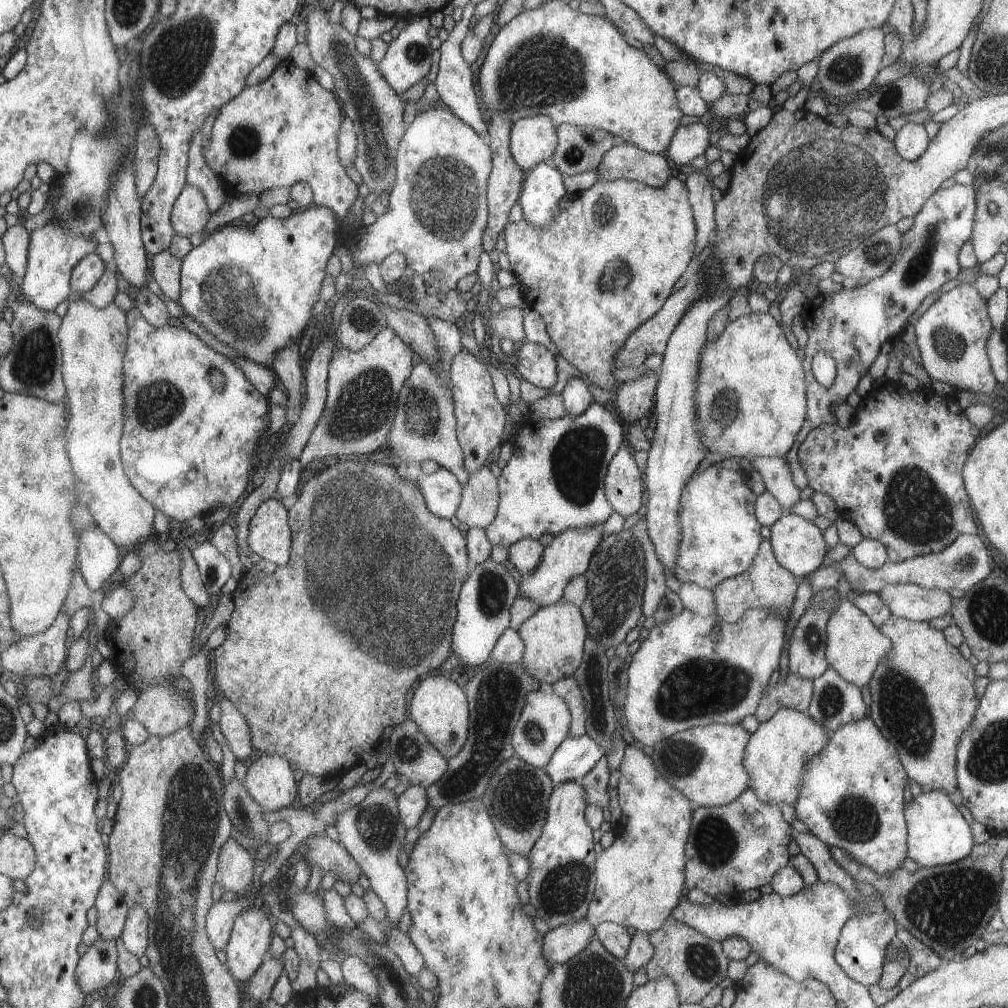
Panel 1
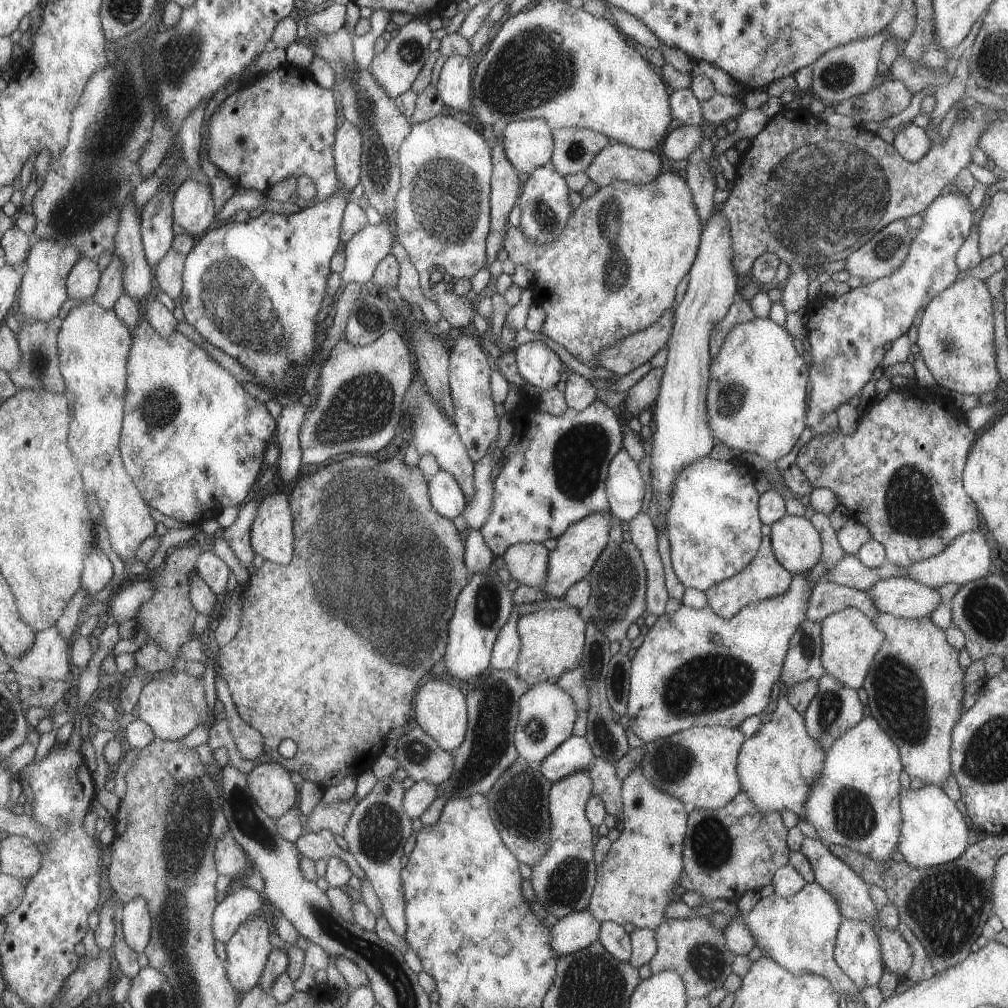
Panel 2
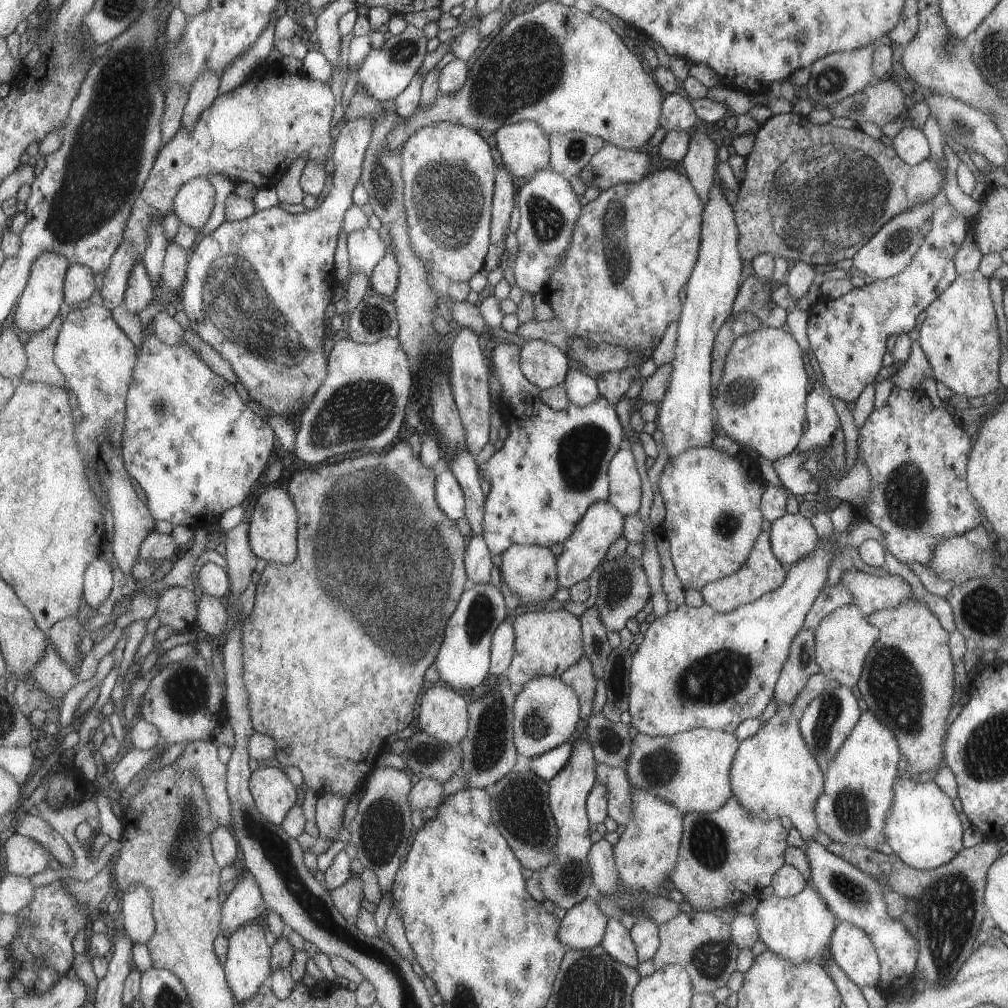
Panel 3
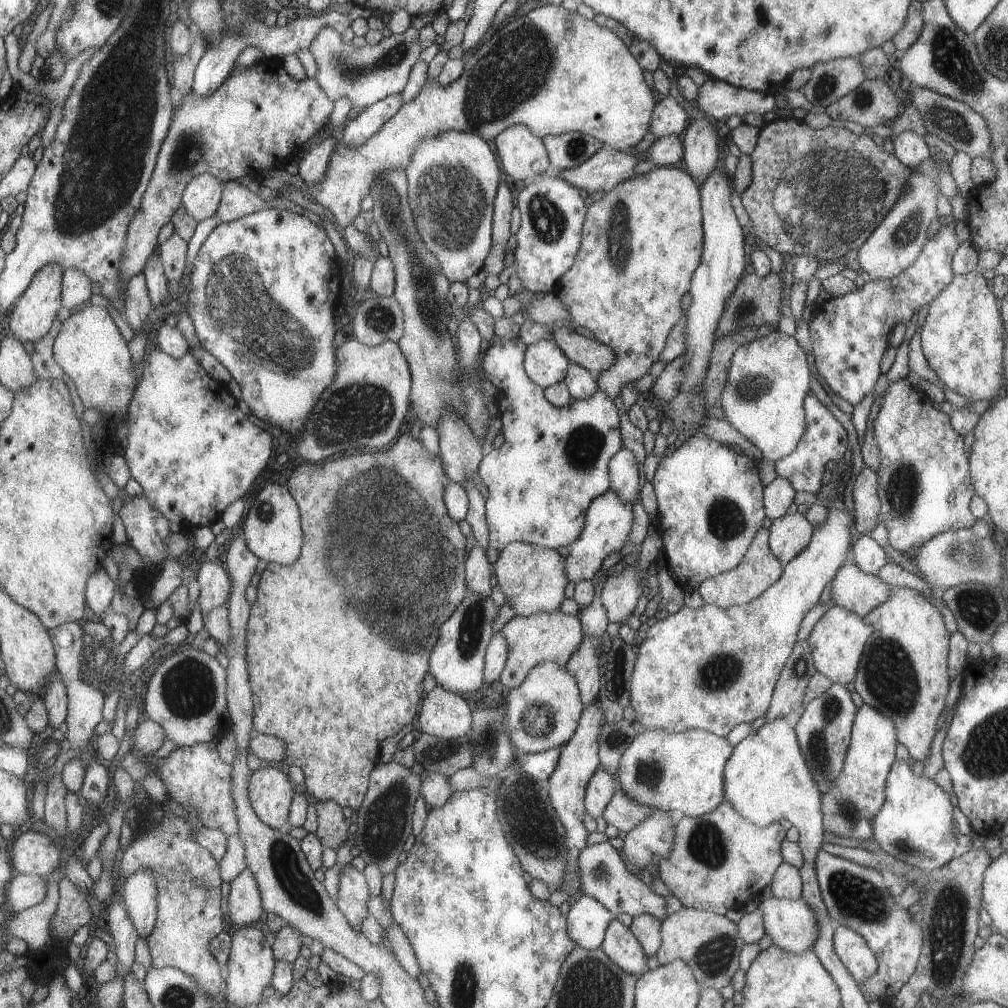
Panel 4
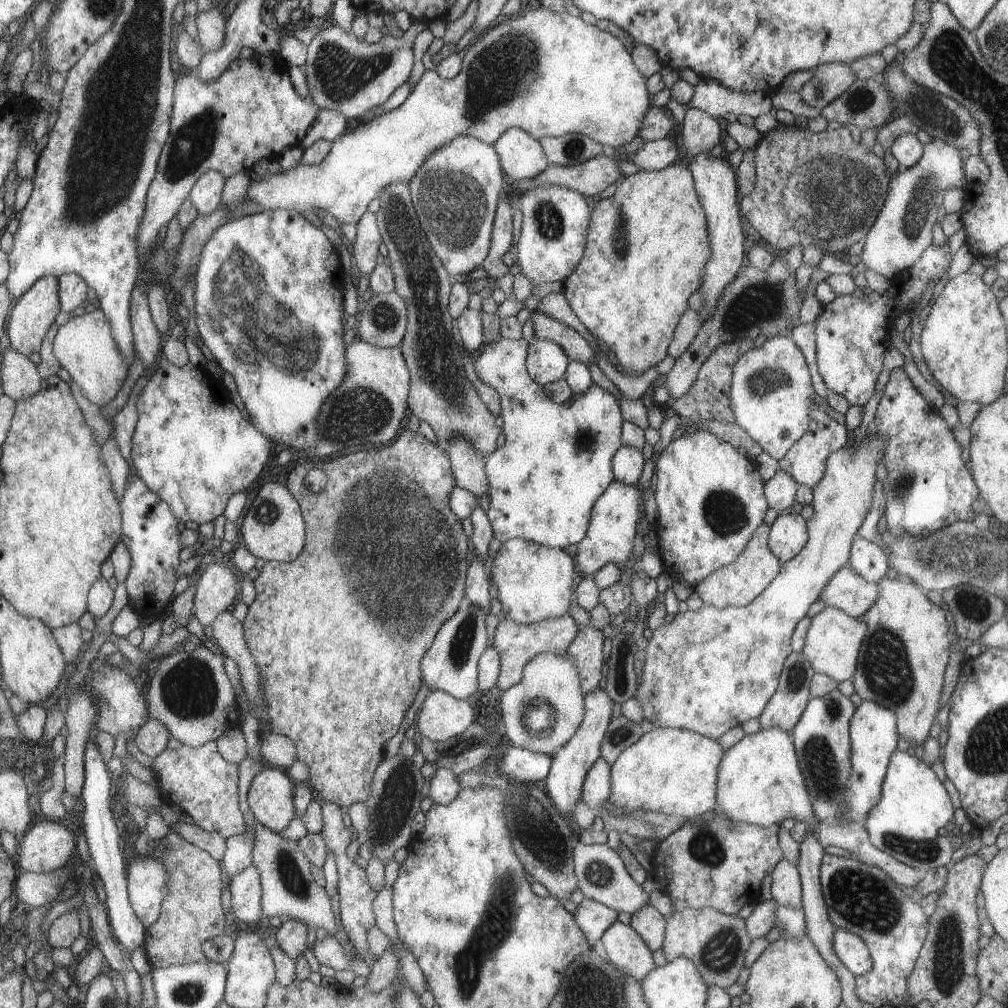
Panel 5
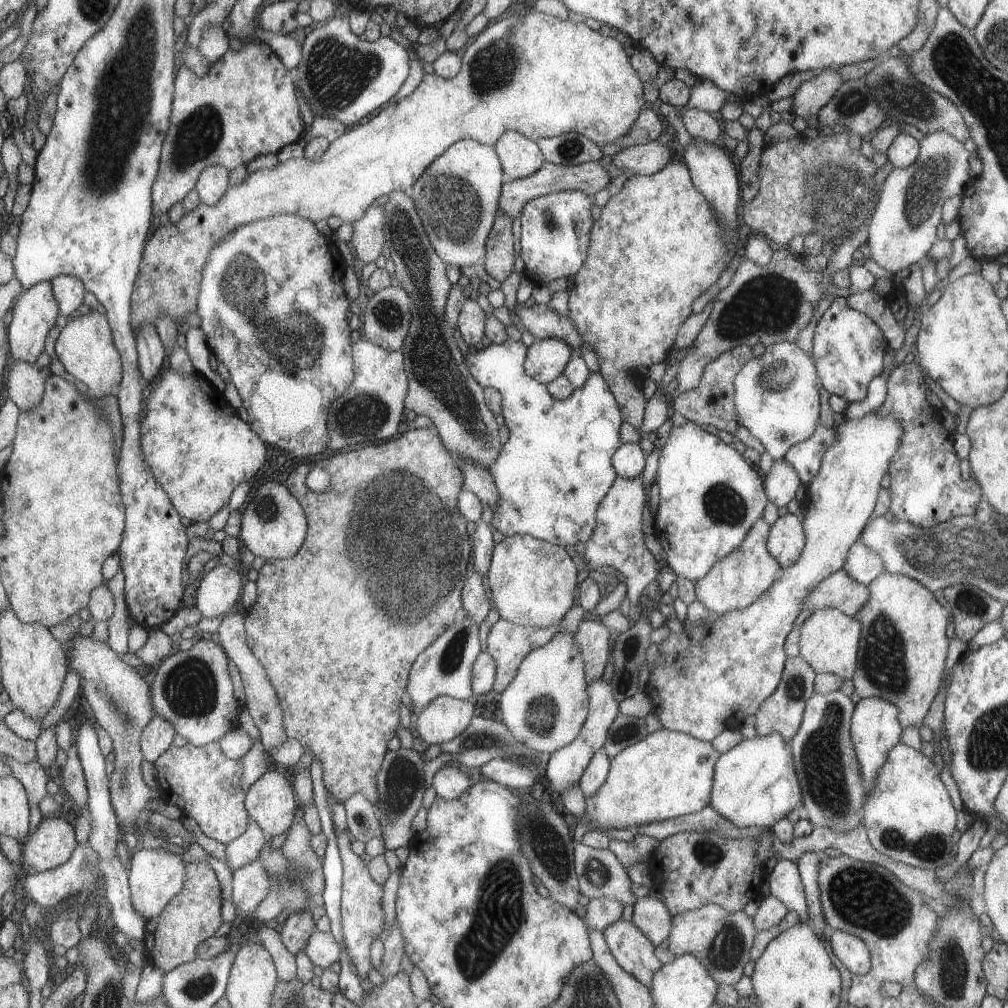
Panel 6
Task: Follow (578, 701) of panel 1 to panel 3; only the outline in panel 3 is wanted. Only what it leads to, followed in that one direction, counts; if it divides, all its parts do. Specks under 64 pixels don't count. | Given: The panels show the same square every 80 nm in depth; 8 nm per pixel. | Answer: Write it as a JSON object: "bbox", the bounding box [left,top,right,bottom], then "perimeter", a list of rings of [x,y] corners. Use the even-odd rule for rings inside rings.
{"bbox":[559,654,597,726],"perimeter":[[[583,654],[573,665],[560,673],[559,678],[561,682],[569,684],[576,691],[580,703],[580,726],[582,726],[585,719],[589,717],[595,682],[597,681],[596,675],[592,671],[592,663]]]}

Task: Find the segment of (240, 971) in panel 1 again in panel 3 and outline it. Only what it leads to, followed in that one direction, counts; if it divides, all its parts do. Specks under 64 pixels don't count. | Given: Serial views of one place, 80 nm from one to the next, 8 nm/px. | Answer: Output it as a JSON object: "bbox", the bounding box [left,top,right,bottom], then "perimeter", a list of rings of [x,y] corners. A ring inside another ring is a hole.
{"bbox":[224,924,272,1003],"perimeter":[[[259,924],[243,925],[235,934],[229,936],[229,952],[227,962],[224,964],[229,986],[232,988],[236,1001],[244,1003],[251,1000],[261,988],[269,981],[272,972],[272,946],[265,938],[265,928]]]}

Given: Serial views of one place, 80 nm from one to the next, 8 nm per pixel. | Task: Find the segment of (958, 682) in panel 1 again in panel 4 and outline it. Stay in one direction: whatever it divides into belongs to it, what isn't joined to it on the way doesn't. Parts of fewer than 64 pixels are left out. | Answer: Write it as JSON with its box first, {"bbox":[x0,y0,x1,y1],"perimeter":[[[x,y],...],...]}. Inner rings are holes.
{"bbox":[853,588,949,764],"perimeter":[[[890,588],[888,599],[862,616],[863,621],[872,626],[872,634],[864,644],[860,654],[856,676],[853,677],[854,691],[863,703],[875,707],[892,718],[896,728],[896,739],[908,750],[909,759],[921,764],[927,756],[929,742],[935,734],[935,722],[943,710],[945,694],[949,688],[947,678],[947,640],[949,632],[943,626],[943,618],[935,606],[931,606],[915,589]]]}

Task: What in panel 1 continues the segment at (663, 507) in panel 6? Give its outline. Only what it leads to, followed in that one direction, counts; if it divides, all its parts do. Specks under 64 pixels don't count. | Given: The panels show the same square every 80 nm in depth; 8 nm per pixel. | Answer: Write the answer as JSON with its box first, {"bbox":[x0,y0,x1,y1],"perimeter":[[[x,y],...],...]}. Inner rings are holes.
{"bbox":[674,465,762,590],"perimeter":[[[709,465],[693,473],[693,482],[687,482],[679,500],[681,534],[674,575],[681,583],[693,583],[711,590],[721,581],[743,572],[752,564],[757,548],[760,548],[759,540],[762,539],[759,536],[760,522],[753,516],[753,502],[756,502],[755,492],[739,471]]]}

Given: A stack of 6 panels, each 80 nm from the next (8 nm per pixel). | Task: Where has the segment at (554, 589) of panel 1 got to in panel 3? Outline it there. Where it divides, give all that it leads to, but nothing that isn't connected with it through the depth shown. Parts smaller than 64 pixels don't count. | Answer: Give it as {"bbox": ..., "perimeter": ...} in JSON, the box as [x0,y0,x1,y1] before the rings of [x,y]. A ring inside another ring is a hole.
{"bbox":[557,501,623,588],"perimeter":[[[597,501],[589,506],[584,516],[576,522],[572,533],[567,540],[562,542],[563,550],[557,557],[557,584],[558,588],[570,588],[576,582],[587,579],[591,575],[591,570],[599,566],[607,546],[615,542],[617,532],[621,536],[621,526],[623,526],[623,514],[620,513],[609,501]]]}

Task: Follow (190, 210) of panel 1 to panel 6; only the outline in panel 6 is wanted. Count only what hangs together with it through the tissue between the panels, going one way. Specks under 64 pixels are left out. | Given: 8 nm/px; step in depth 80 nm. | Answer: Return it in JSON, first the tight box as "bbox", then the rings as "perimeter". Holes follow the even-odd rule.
{"bbox":[196,165,230,204],"perimeter":[[[213,165],[201,173],[196,189],[203,203],[217,204],[230,189],[230,170],[223,165]]]}

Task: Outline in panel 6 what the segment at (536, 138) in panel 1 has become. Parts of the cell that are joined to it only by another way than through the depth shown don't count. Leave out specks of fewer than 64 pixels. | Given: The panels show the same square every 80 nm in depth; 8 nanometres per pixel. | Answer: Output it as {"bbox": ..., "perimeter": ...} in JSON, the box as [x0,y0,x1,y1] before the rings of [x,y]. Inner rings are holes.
{"bbox":[492,131,545,180],"perimeter":[[[517,131],[504,132],[492,147],[500,155],[500,163],[508,180],[529,176],[545,162],[536,141]]]}

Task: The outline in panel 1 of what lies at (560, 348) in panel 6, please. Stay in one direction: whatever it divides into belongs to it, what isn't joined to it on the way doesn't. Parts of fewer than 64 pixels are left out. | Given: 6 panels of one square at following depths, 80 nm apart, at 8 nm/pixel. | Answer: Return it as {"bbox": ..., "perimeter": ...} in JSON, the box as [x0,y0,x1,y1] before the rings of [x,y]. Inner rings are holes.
{"bbox":[514,342,555,388],"perimeter":[[[523,342],[517,354],[514,372],[537,388],[551,388],[555,384],[555,359],[551,352],[538,343]]]}

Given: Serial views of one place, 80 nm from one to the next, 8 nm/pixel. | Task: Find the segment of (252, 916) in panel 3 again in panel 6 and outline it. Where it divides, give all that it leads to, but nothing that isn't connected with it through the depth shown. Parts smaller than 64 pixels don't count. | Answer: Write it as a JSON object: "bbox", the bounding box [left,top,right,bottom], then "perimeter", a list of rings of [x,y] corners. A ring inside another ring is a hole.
{"bbox":[232,859,271,919],"perimeter":[[[261,859],[234,870],[232,902],[243,911],[244,918],[251,919],[260,902],[268,896],[271,878]]]}

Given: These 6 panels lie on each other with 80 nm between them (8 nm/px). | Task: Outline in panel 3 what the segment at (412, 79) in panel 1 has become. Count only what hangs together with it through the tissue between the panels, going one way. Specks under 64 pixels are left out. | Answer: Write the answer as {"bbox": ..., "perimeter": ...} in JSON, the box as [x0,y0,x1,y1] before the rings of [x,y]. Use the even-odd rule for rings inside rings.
{"bbox":[357,25,425,101],"perimeter":[[[407,25],[399,34],[391,35],[381,48],[371,48],[358,67],[357,84],[366,89],[369,96],[378,101],[394,99],[413,78],[415,70],[423,64],[425,56],[425,34],[413,25]]]}

